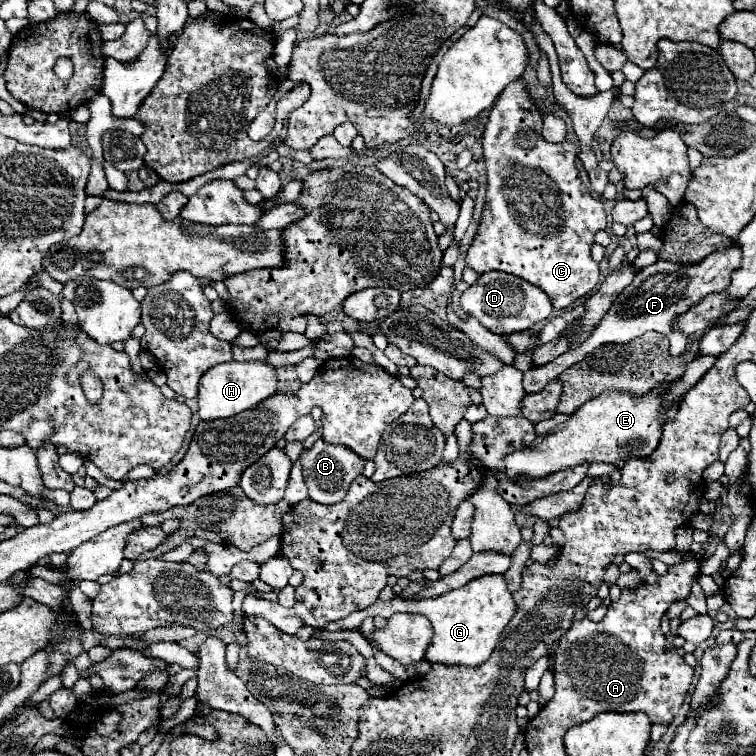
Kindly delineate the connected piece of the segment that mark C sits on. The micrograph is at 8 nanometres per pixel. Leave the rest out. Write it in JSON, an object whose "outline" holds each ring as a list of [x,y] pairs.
{"outline":[[[516,79],[496,99],[484,137],[484,159],[486,159],[487,190],[486,205],[478,233],[468,249],[466,265],[476,273],[500,269],[504,273],[518,275],[528,283],[540,287],[552,301],[554,309],[564,309],[576,299],[594,291],[600,281],[598,263],[590,257],[594,235],[606,229],[606,211],[600,199],[594,199],[580,181],[576,169],[576,145],[572,143],[548,143],[536,131],[542,125],[542,115],[534,101],[528,97],[526,83]]]}

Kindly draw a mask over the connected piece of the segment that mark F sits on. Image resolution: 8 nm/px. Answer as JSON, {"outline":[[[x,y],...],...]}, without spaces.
{"outline":[[[734,243],[732,247],[728,247],[724,251],[714,251],[714,255],[708,255],[702,261],[692,263],[692,265],[658,259],[654,265],[642,269],[634,277],[634,281],[616,297],[616,303],[612,303],[612,307],[608,309],[608,315],[604,315],[604,319],[598,323],[596,331],[592,331],[592,335],[580,347],[570,349],[568,353],[556,357],[552,363],[548,363],[544,367],[530,369],[524,373],[526,393],[540,391],[550,379],[564,373],[570,365],[574,365],[578,359],[584,359],[590,351],[594,351],[600,345],[628,343],[630,339],[634,339],[634,331],[652,329],[652,331],[666,333],[666,337],[670,339],[670,353],[682,355],[688,337],[680,335],[672,327],[672,323],[676,321],[676,315],[680,315],[680,311],[688,311],[688,307],[694,307],[696,303],[700,303],[700,299],[704,299],[704,295],[726,291],[730,273],[736,271],[736,267],[740,267],[740,245],[738,243]]]}

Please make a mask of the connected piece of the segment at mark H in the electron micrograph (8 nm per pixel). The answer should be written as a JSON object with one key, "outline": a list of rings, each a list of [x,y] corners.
{"outline":[[[230,361],[216,365],[200,377],[198,385],[198,415],[200,419],[226,419],[236,413],[242,413],[246,409],[256,407],[264,399],[272,397],[276,393],[278,377],[276,369],[266,361]]]}

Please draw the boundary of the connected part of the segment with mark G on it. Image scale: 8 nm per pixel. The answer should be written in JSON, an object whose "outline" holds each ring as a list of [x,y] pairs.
{"outline":[[[484,575],[480,579],[474,579],[472,583],[450,591],[448,595],[440,595],[436,599],[424,599],[424,601],[402,601],[400,597],[394,597],[390,601],[376,601],[372,607],[354,611],[348,617],[328,623],[324,631],[353,630],[359,628],[366,617],[384,617],[390,619],[396,611],[414,611],[428,615],[434,637],[428,645],[428,651],[424,659],[428,663],[442,663],[442,665],[468,665],[476,667],[484,661],[488,661],[490,653],[494,651],[500,633],[512,619],[516,611],[516,603],[512,599],[512,593],[506,587],[504,575]]]}

